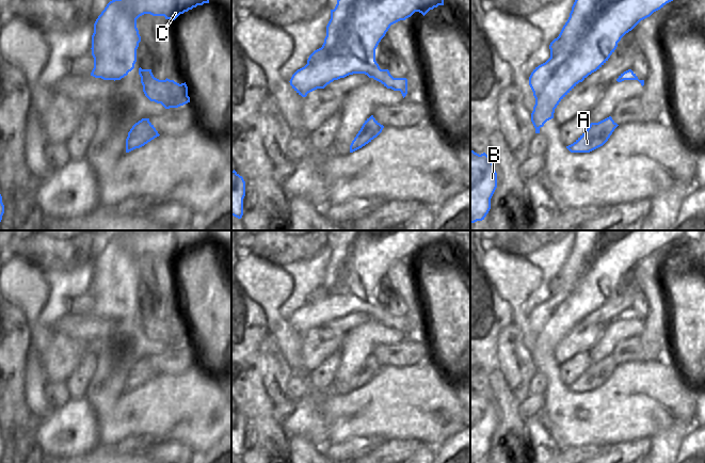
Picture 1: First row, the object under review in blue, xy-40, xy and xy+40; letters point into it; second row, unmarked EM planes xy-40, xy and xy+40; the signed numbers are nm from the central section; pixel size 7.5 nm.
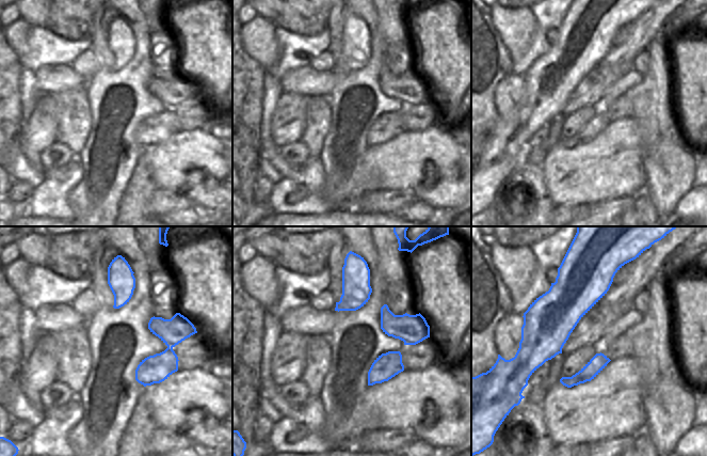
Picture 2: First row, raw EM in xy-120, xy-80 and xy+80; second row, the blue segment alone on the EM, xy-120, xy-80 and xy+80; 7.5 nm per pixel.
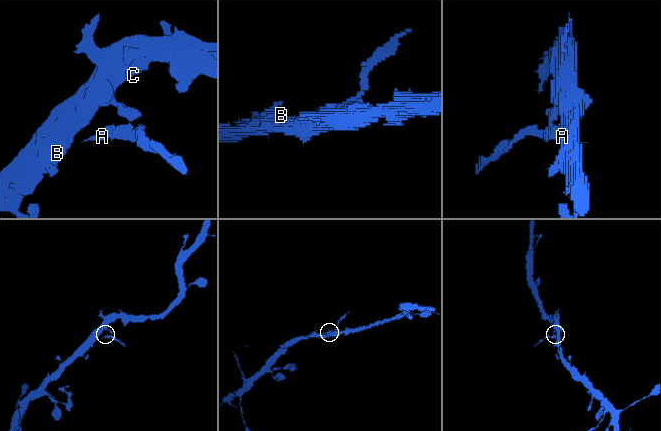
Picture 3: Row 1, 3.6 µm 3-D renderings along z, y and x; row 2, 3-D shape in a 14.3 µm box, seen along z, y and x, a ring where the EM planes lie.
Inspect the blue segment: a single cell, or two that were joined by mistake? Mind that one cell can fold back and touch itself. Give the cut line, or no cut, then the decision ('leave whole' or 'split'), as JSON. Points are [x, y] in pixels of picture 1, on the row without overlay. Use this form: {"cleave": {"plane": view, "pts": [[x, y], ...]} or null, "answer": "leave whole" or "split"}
{"cleave": {"plane": "xy", "pts": [[375, 300], [373, 317]]}, "answer": "split"}

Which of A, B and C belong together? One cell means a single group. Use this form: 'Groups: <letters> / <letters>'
Groups: A / B C.

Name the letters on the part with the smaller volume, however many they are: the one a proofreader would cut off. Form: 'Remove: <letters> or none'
Remove: A

